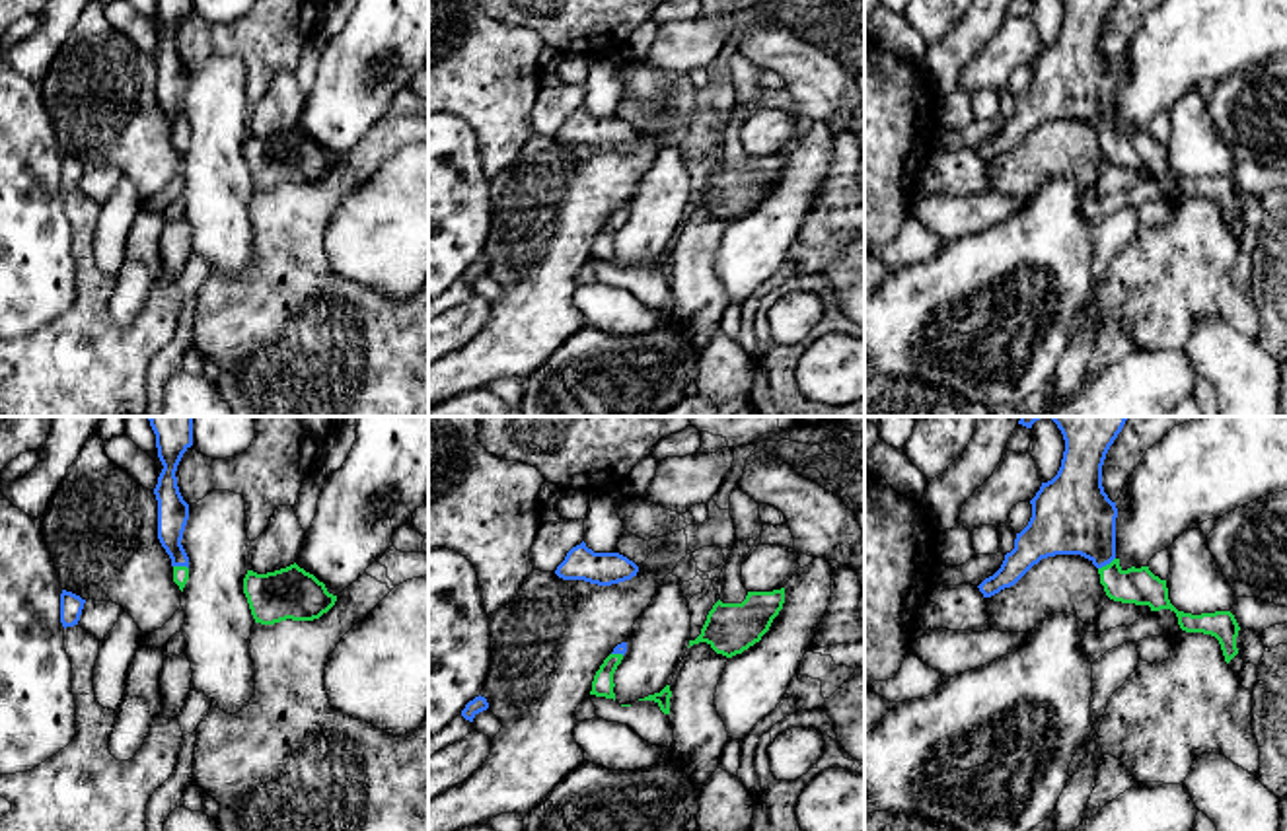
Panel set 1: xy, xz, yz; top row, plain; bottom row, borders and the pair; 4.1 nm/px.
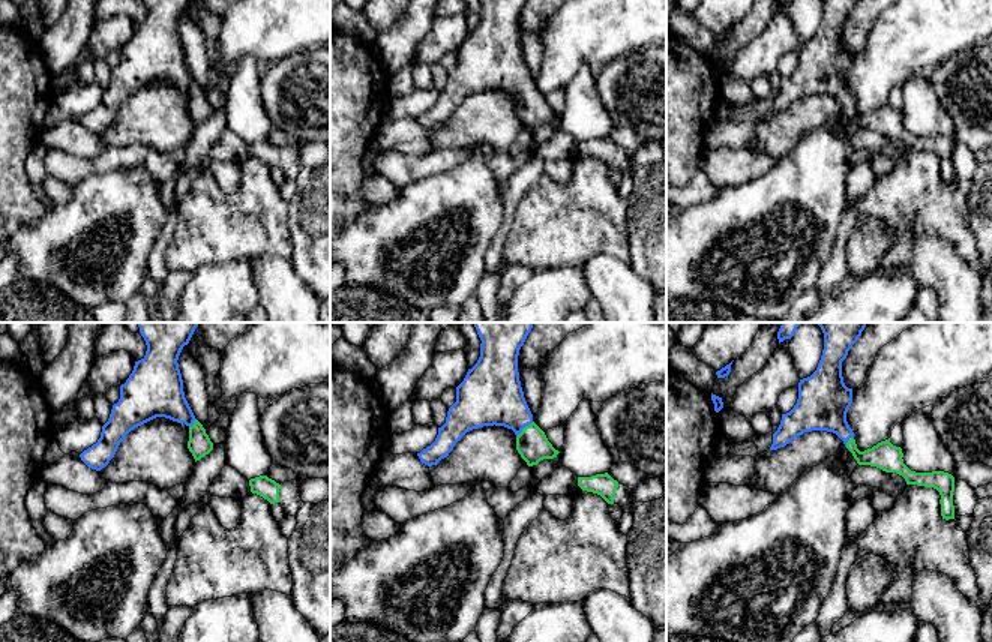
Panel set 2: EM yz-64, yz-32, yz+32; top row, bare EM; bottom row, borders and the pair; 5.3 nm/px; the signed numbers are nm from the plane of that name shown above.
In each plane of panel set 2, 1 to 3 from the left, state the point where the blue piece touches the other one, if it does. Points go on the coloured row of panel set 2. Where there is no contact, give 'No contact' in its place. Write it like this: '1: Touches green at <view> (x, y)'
1: Touches green at yz-64 (194, 423)
2: Touches green at yz-32 (524, 428)
3: Touches green at yz+32 (848, 441)

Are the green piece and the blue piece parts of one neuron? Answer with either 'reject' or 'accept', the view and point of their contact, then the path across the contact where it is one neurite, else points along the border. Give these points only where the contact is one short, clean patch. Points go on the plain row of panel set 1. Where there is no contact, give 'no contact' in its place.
accept | yz (1106, 129) | across yz (1139, 150), (1128, 150), (1106, 129), (1095, 102), (1073, 78)

